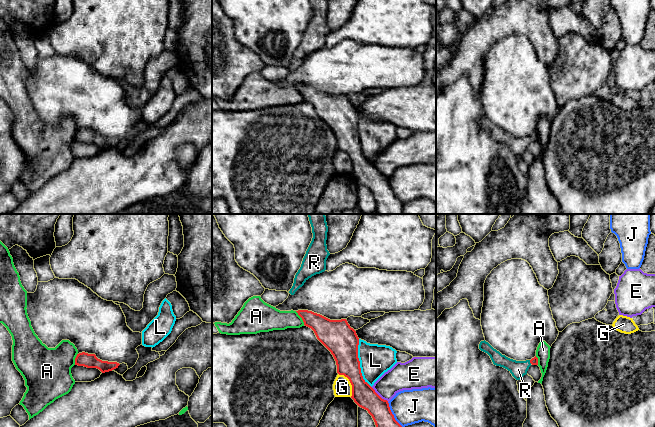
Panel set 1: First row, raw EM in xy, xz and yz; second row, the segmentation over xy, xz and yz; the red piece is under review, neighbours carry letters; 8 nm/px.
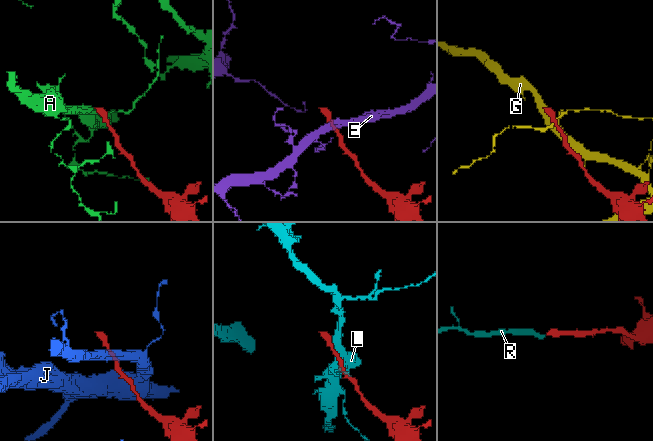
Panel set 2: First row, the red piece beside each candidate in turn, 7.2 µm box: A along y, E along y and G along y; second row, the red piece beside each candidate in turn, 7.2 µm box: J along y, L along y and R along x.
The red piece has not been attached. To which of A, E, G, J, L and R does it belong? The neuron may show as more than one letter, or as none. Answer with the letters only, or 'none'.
R

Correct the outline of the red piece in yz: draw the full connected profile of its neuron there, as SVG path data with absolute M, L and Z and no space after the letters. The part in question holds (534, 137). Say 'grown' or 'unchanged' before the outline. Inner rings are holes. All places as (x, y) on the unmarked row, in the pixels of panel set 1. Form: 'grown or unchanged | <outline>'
grown | M485 116L480 118L479 125L490 132L494 141L507 145L516 156L521 156L531 141L538 141L536 132L531 136L516 137L502 131Z

